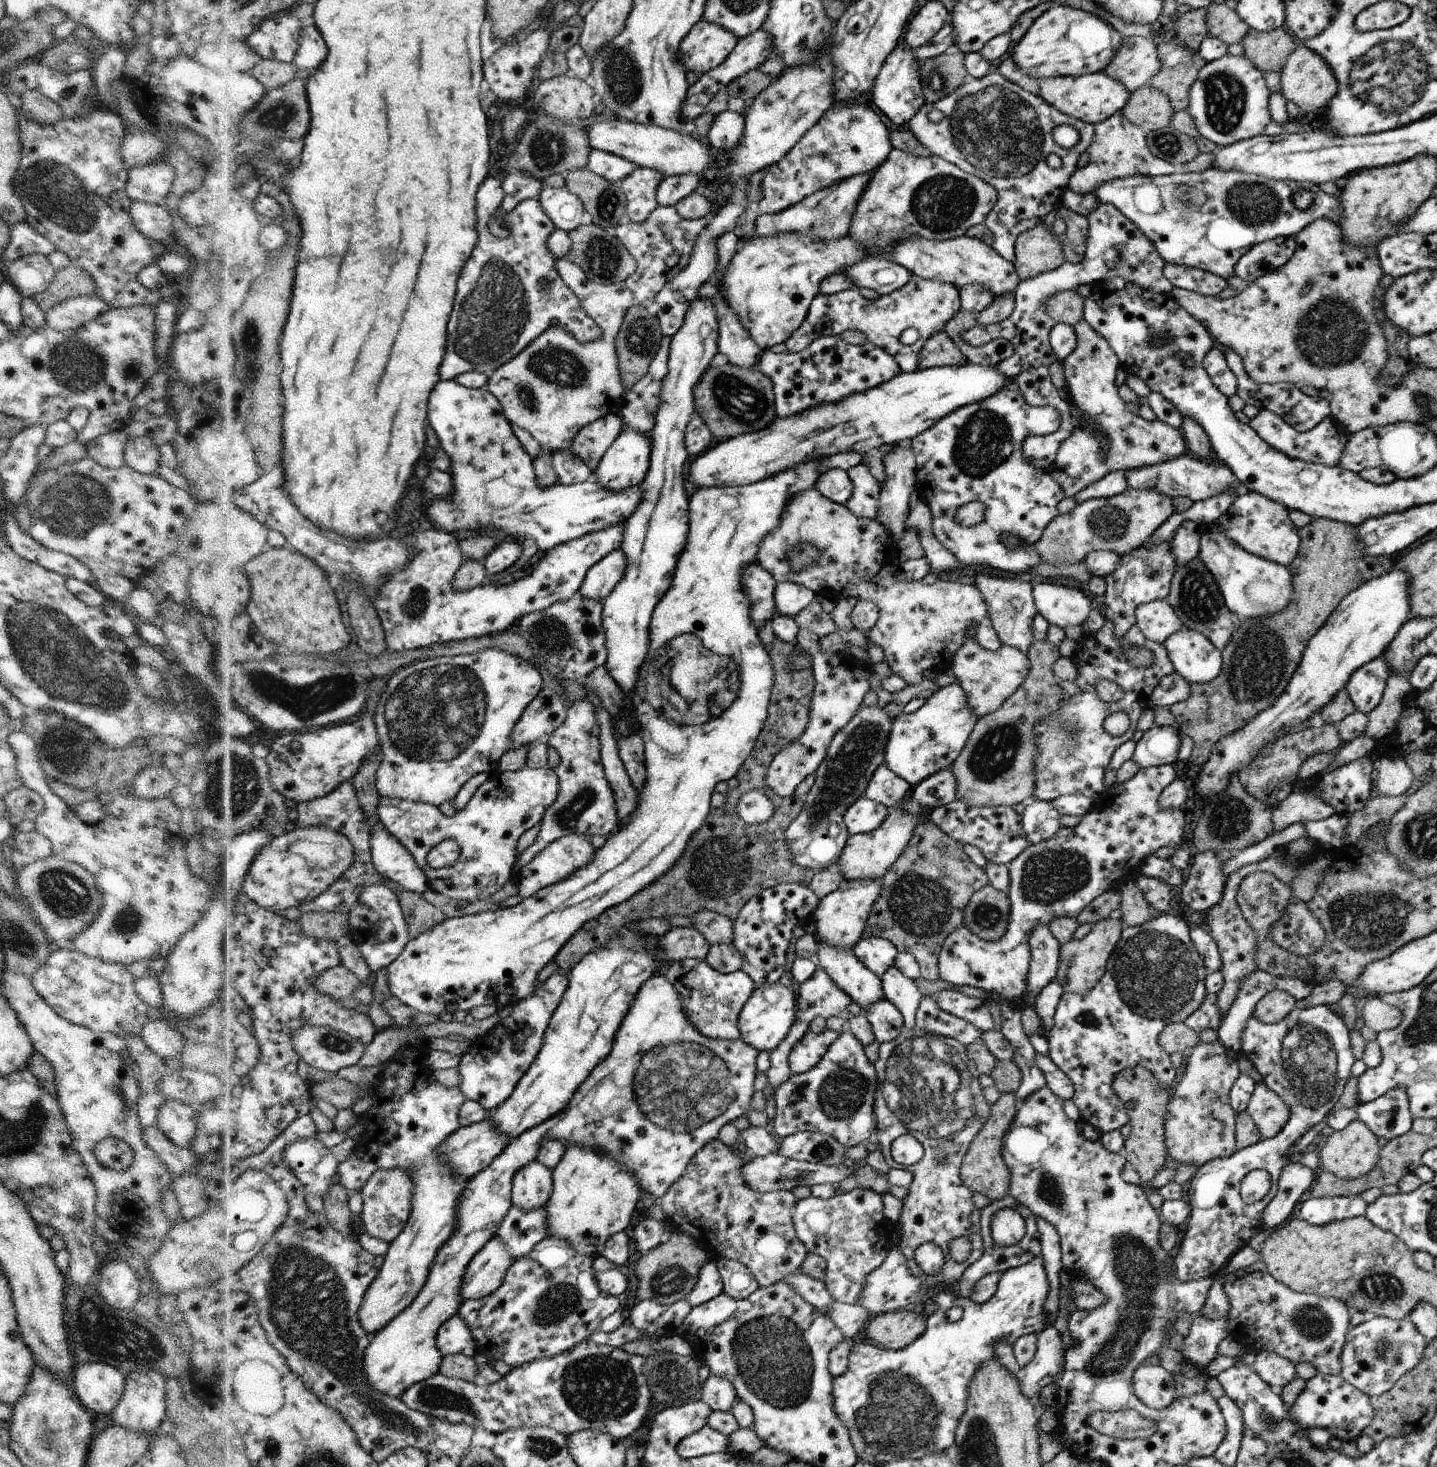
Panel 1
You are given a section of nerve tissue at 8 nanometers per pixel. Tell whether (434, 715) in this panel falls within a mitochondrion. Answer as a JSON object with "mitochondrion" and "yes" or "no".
{"mitochondrion":"yes"}

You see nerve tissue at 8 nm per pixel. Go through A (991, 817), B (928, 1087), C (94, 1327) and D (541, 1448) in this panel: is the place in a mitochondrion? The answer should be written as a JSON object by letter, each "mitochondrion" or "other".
{"A":"other","B":"mitochondrion","C":"mitochondrion","D":"mitochondrion"}

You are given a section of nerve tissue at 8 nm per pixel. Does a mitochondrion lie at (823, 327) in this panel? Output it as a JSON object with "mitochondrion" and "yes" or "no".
{"mitochondrion":"no"}

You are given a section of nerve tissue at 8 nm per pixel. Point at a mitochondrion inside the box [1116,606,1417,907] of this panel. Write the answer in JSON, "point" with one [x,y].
{"point":[1255,673]}

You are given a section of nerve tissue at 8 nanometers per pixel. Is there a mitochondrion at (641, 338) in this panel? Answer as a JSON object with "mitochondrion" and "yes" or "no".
{"mitochondrion":"yes"}

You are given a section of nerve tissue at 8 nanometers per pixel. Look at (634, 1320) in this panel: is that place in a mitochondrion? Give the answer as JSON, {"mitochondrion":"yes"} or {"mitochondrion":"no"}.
{"mitochondrion":"no"}

